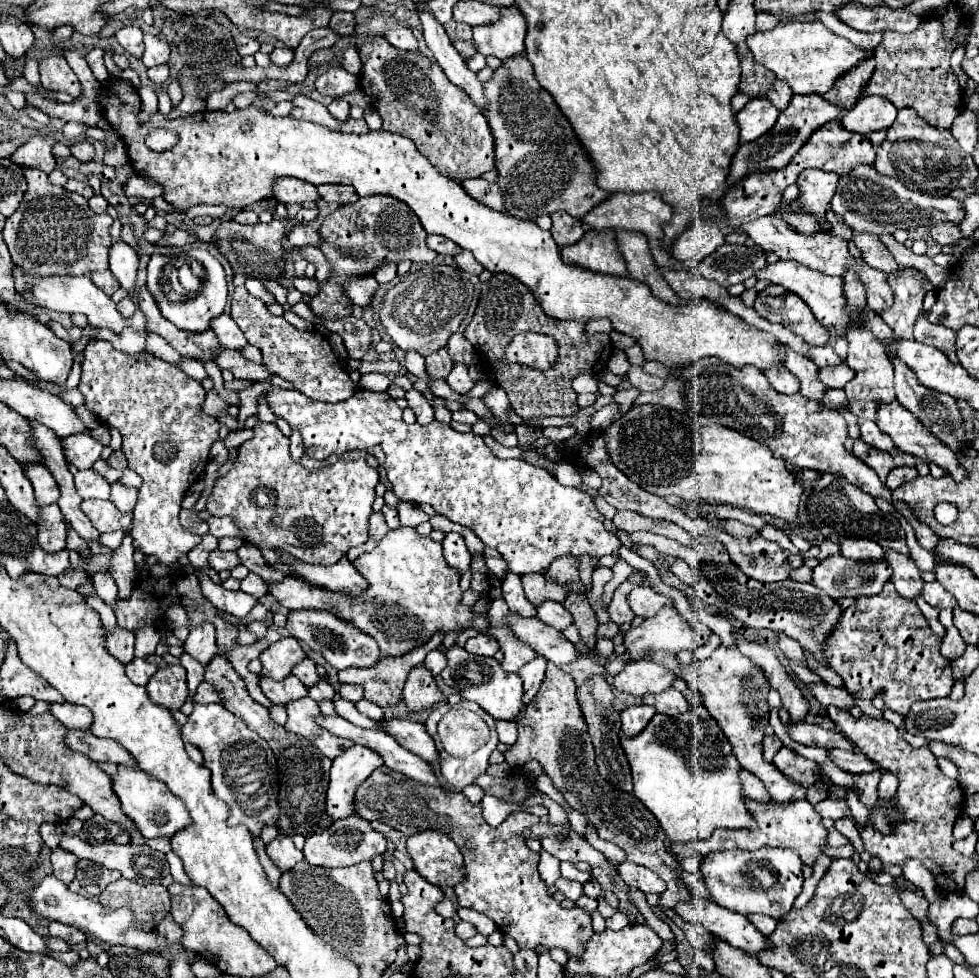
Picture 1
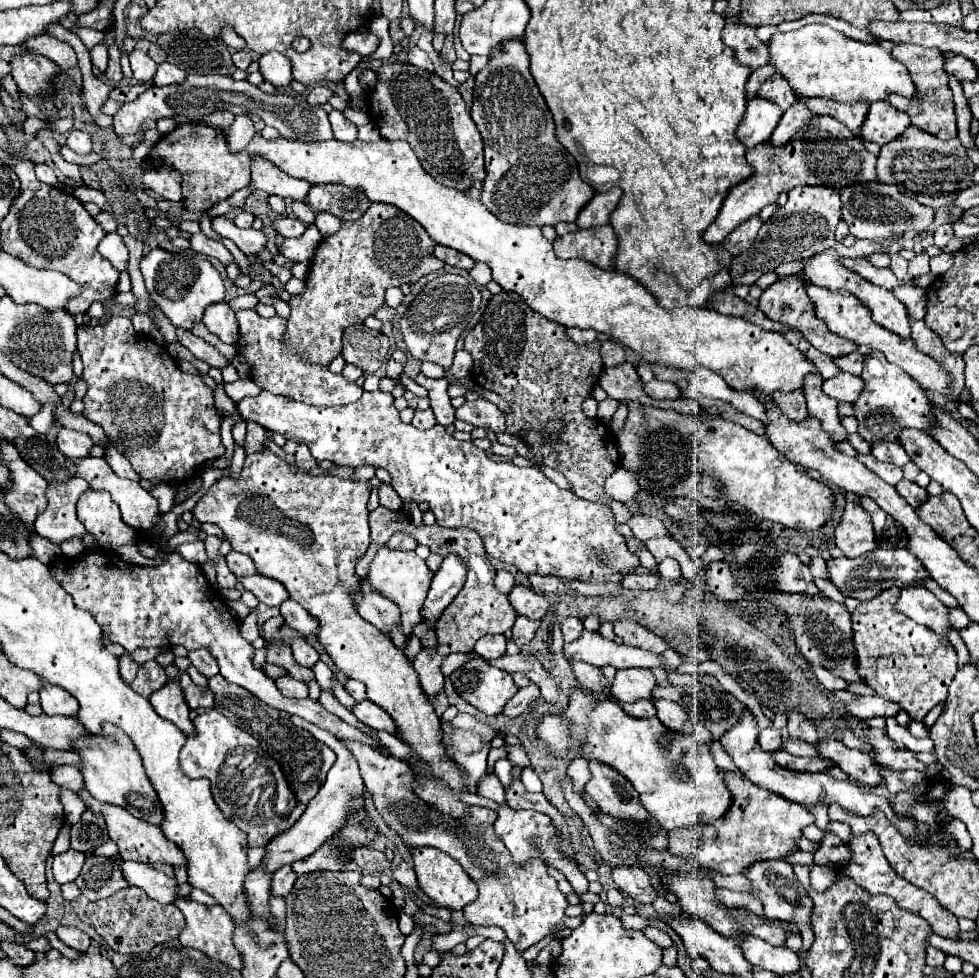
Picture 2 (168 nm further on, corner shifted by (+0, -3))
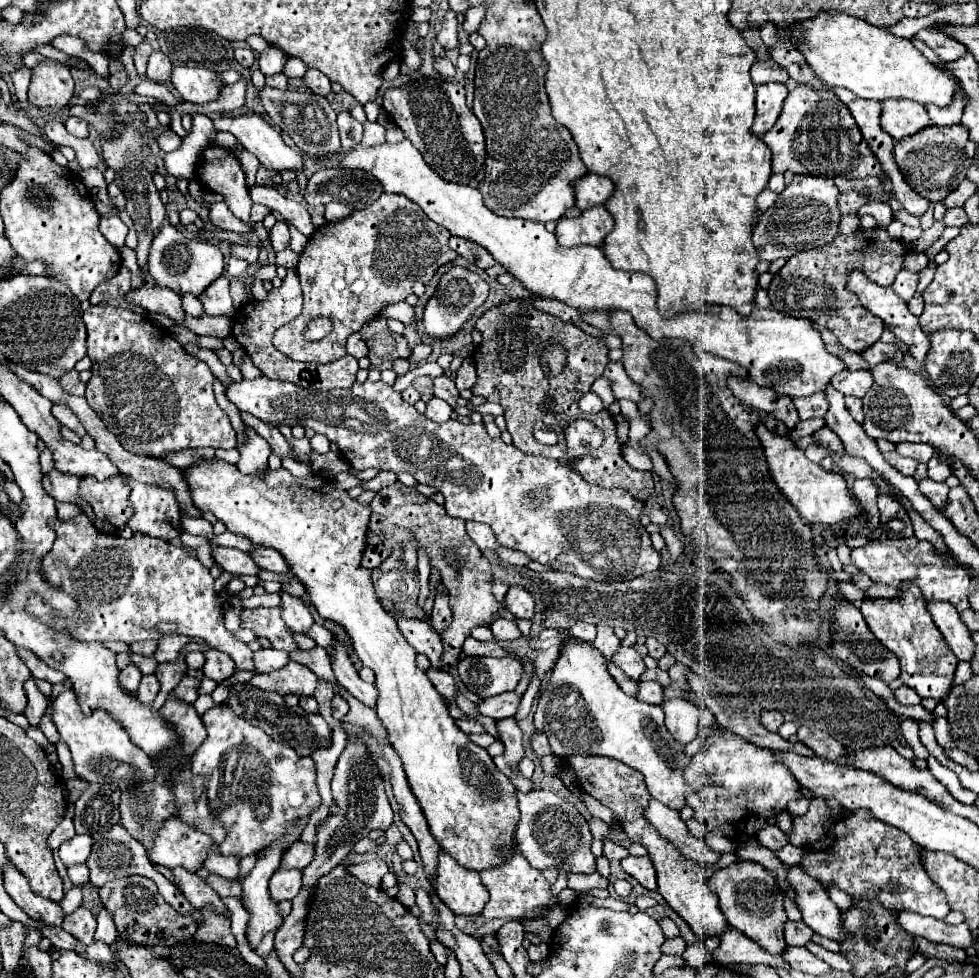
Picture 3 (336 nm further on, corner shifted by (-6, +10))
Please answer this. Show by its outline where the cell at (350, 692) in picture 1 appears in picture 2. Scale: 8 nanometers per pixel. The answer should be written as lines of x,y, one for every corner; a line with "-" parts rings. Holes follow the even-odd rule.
349,679
349,681
345,683
345,689
349,691
349,695
351,695
355,701
363,701
363,699
365,699
365,685
363,685
363,683
359,683
359,681
355,681
355,679

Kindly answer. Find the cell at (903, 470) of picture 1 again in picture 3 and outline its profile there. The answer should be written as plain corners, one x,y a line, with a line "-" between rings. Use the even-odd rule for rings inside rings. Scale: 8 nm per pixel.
923,478
923,480
917,480
919,484
919,490
935,504
935,508
941,508
947,500
947,484
945,482
935,482
931,478

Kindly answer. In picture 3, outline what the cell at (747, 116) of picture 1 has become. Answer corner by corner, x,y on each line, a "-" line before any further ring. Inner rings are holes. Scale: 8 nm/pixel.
785,84
757,86
757,114
755,114
755,122
751,126
751,132
755,136
761,138
769,128
773,128
775,120
779,118
785,98
787,98

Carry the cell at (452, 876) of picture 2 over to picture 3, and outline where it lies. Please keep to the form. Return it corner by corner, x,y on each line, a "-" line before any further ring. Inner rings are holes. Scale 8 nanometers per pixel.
439,852
433,886
441,902
455,914
481,914
485,902
489,900
489,892
483,888
479,872
463,868
457,860
447,856
447,852

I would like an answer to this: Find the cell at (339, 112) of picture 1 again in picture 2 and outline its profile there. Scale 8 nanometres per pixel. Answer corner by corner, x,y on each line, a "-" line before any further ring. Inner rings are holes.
331,111
329,121
331,121
331,129
333,129
333,135
337,141
349,143
349,141
357,139
357,127
351,121
347,121
341,111

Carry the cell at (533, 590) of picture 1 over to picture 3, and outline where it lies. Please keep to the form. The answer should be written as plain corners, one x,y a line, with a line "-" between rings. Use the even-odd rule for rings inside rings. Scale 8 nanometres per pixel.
511,586
505,596
505,604
515,618
533,618
535,614
535,596
531,596
523,586

